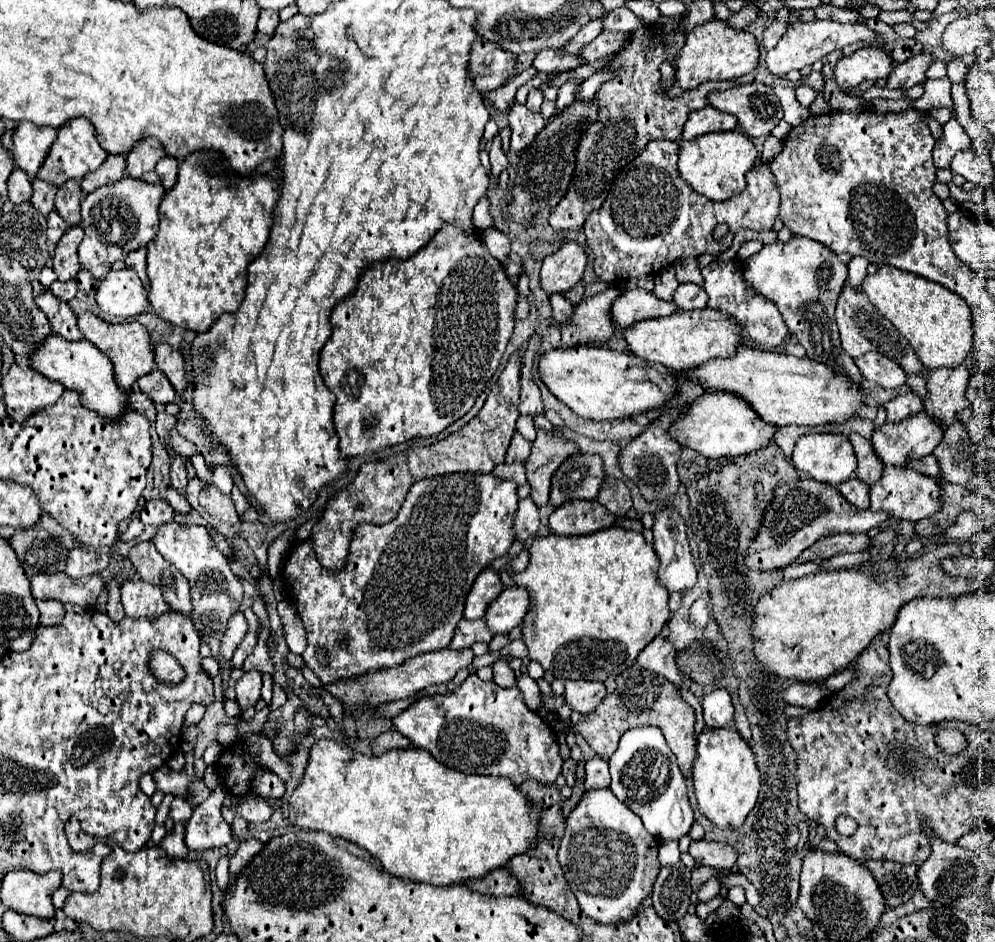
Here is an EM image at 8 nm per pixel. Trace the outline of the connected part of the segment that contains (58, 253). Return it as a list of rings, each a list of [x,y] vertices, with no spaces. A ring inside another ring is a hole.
[[[70,226],[64,232],[64,236],[60,238],[60,242],[56,244],[56,250],[52,256],[52,268],[62,282],[72,280],[80,272],[80,262],[78,262],[78,254],[76,254],[80,240],[82,240],[82,228]]]

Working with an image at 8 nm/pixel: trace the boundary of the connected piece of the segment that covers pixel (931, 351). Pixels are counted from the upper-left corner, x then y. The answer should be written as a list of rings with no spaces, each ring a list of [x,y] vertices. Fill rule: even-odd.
[[[880,266],[876,274],[868,274],[860,290],[872,300],[882,316],[886,316],[900,334],[910,342],[924,368],[954,368],[972,354],[974,320],[966,300],[942,284],[894,266]]]

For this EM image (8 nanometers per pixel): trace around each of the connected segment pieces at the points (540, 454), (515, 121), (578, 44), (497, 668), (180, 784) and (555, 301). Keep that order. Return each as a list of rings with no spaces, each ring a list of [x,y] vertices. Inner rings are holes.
[[[538,430],[536,440],[532,442],[532,452],[526,460],[526,478],[532,486],[530,498],[536,506],[548,504],[548,492],[550,492],[550,478],[552,472],[564,462],[572,452],[578,452],[574,442],[564,442],[556,436],[556,432],[544,432]]]
[[[514,102],[508,112],[508,124],[512,130],[512,152],[520,156],[524,148],[532,144],[532,138],[536,138],[540,128],[546,126],[546,120],[542,118],[542,114],[532,114],[526,106]]]
[[[594,20],[588,23],[566,46],[563,46],[563,50],[566,50],[569,54],[577,54],[586,44],[589,44],[602,32],[602,20]]]
[[[498,660],[492,664],[492,672],[494,672],[494,682],[502,688],[508,688],[508,686],[514,686],[516,684],[516,676],[514,672],[508,668],[508,664],[504,660]]]
[[[194,750],[186,754],[186,764],[182,770],[170,770],[168,766],[162,766],[160,770],[154,772],[154,780],[158,784],[158,790],[164,794],[180,796],[180,798],[190,798],[190,784],[196,780],[196,770],[194,770]]]
[[[550,294],[548,300],[550,300],[550,308],[552,308],[552,318],[556,318],[560,324],[570,320],[572,304],[562,294]]]

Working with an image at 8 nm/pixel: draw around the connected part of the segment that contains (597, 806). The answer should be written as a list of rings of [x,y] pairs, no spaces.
[[[608,788],[588,790],[566,818],[558,862],[582,912],[598,924],[610,926],[632,918],[658,876],[658,840],[646,832],[642,820]]]

